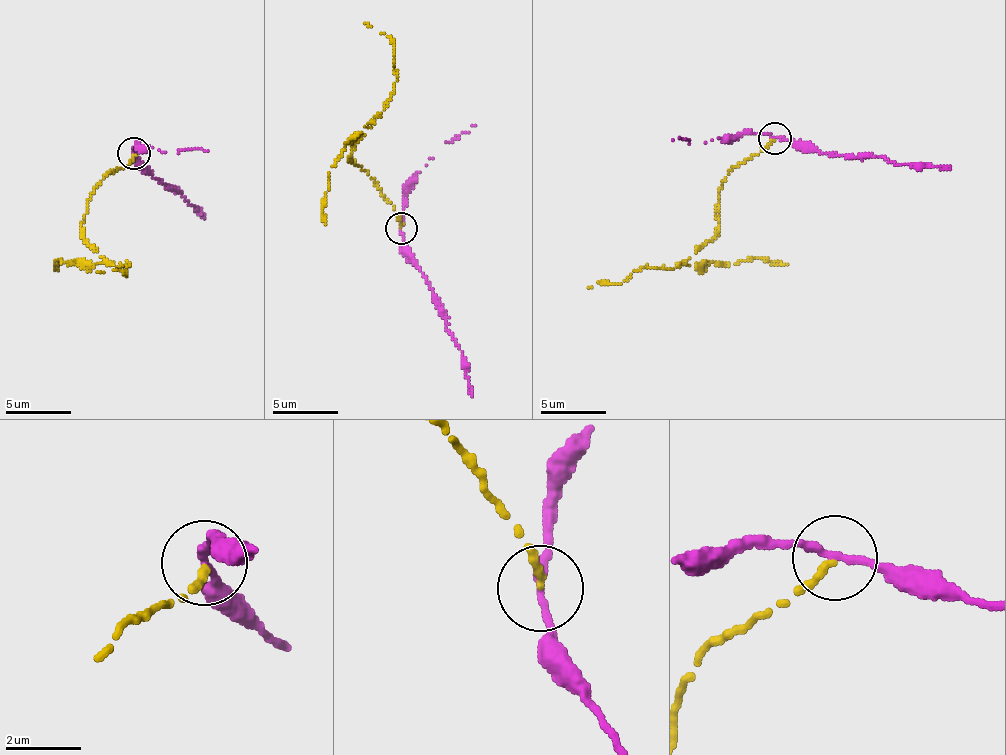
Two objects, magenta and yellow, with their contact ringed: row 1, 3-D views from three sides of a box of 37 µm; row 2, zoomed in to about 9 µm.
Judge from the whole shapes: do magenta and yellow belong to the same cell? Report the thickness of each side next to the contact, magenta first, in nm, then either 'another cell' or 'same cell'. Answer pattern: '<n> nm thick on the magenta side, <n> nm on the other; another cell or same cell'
240 nm thick on the magenta side, 220 nm on the other; another cell

